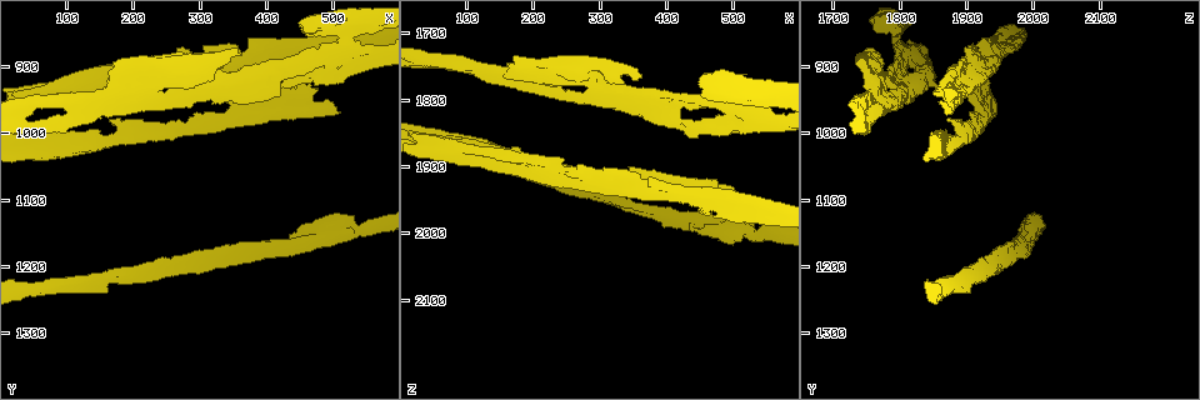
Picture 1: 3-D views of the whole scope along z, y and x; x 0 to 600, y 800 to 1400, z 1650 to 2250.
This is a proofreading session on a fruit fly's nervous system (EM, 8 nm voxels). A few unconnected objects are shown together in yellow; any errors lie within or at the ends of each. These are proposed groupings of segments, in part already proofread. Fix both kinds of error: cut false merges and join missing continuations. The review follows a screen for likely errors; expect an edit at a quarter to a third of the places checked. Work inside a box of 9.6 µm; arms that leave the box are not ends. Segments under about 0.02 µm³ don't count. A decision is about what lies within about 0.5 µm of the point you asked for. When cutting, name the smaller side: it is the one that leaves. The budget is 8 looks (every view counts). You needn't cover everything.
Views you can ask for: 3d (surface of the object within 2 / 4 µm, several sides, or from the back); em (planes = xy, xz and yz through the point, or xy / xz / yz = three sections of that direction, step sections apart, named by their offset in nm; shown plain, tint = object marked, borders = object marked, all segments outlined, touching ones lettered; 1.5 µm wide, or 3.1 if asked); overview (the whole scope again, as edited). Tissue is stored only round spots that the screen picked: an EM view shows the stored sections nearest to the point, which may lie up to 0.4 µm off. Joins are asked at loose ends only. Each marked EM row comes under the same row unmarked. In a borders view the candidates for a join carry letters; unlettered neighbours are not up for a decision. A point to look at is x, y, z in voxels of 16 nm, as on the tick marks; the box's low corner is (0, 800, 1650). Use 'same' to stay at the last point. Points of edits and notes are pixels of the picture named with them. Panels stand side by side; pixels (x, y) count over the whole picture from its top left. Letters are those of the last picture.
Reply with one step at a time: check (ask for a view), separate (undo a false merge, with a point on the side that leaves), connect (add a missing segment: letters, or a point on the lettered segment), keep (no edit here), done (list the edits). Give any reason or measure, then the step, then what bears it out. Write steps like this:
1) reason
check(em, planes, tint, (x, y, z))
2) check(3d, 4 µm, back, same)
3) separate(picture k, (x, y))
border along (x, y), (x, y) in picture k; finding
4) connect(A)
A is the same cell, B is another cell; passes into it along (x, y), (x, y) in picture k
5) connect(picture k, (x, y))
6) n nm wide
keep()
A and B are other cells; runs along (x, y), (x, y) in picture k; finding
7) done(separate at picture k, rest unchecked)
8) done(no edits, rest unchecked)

check(3d, 2 µm, (165, 905, 1745))

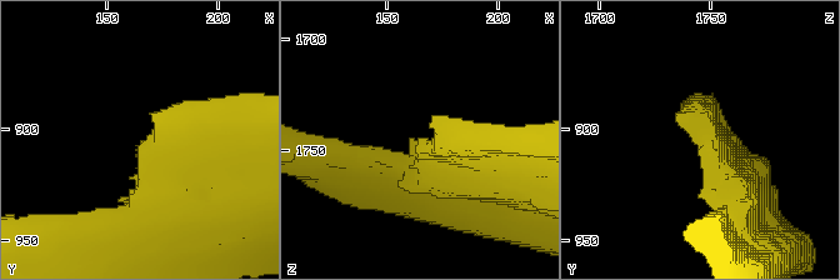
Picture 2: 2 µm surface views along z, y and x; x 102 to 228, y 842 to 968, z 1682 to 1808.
check(em, xy, step 4, borders, (165, 906, 1746))

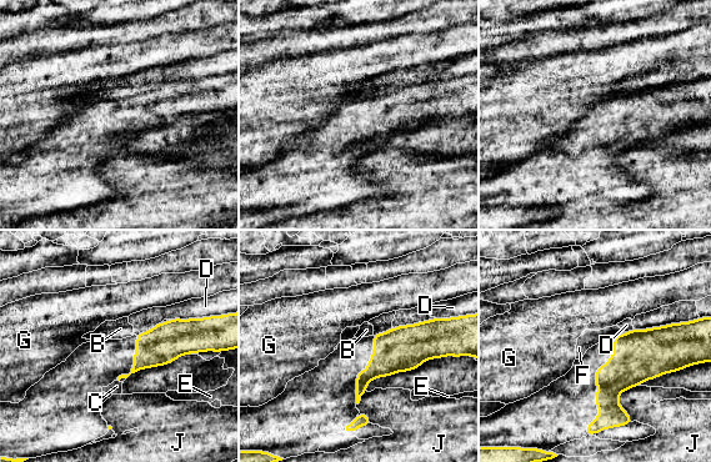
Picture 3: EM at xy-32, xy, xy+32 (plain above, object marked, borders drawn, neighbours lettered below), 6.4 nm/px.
another direction
check(em, planes, borders, same)

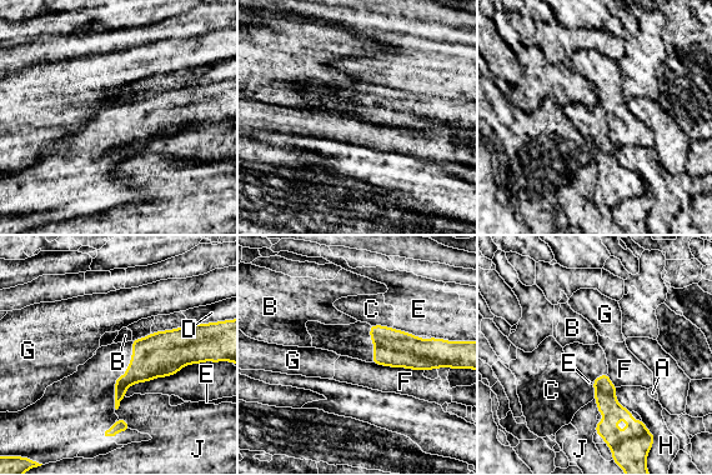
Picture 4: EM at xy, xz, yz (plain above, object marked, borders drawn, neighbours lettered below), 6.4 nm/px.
F touches over 340 nm
separate(picture 4, (607, 405))
A, B, C, D, E, F, G, H and J are other cells; border along (646, 429), (611, 449) in picture 4; two neurons meet here

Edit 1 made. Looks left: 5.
thick end
check(em, yz, step 8, tint, (330, 915, 1775))

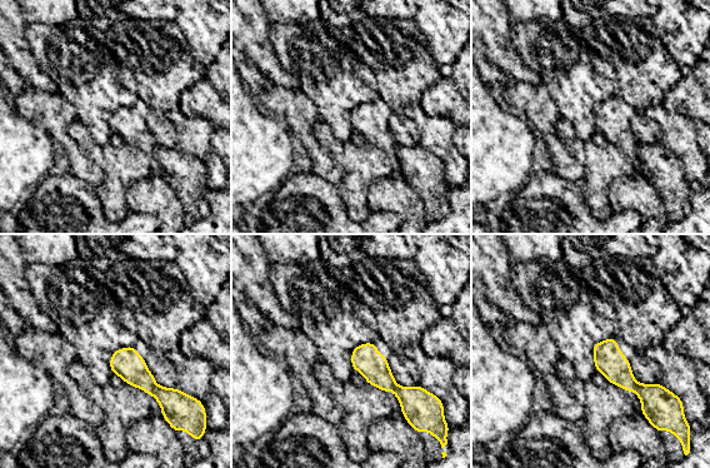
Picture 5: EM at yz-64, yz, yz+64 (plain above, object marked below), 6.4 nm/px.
check(em, planes, tint, same)

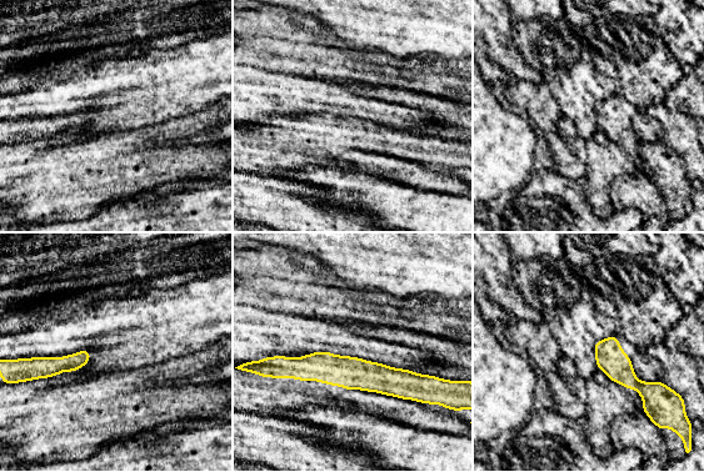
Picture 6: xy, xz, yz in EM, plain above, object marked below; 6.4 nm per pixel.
what lies round it
check(em, planes, borders, same)

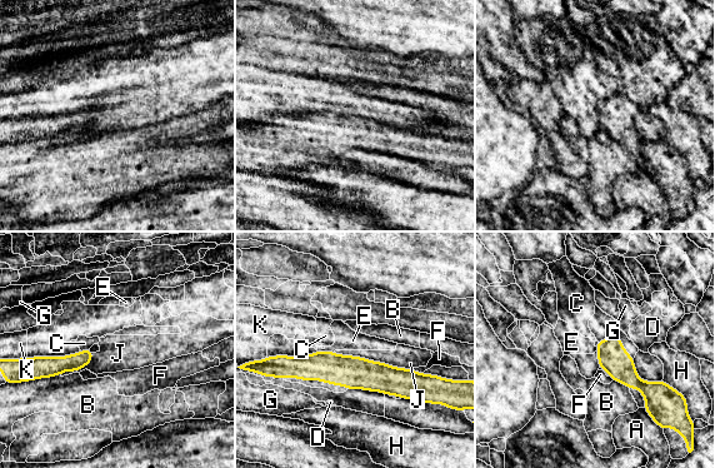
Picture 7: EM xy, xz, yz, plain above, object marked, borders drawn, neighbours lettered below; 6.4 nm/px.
keep()
A, B, C, D, E, F, G, H, J and K are other cells; runs along (280, 358), (290, 367), (425, 378) in picture 7; none of them fits

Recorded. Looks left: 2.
closes a loop
check(em, planes, borders, (230, 905, 1900))

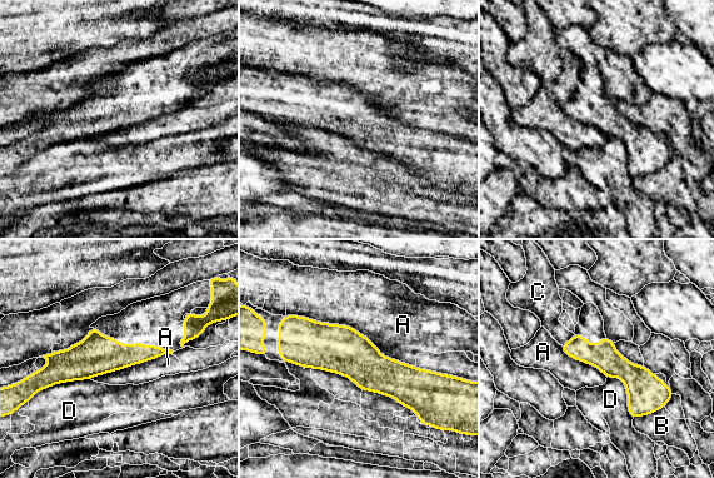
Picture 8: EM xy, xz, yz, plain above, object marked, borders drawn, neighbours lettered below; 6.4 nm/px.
keep()
A, B, C and D are other cells; border along (286, 313), (350, 325), (415, 367) in picture 8; one neuron here

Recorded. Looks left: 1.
done(separate at picture 4, rest unchecked)

